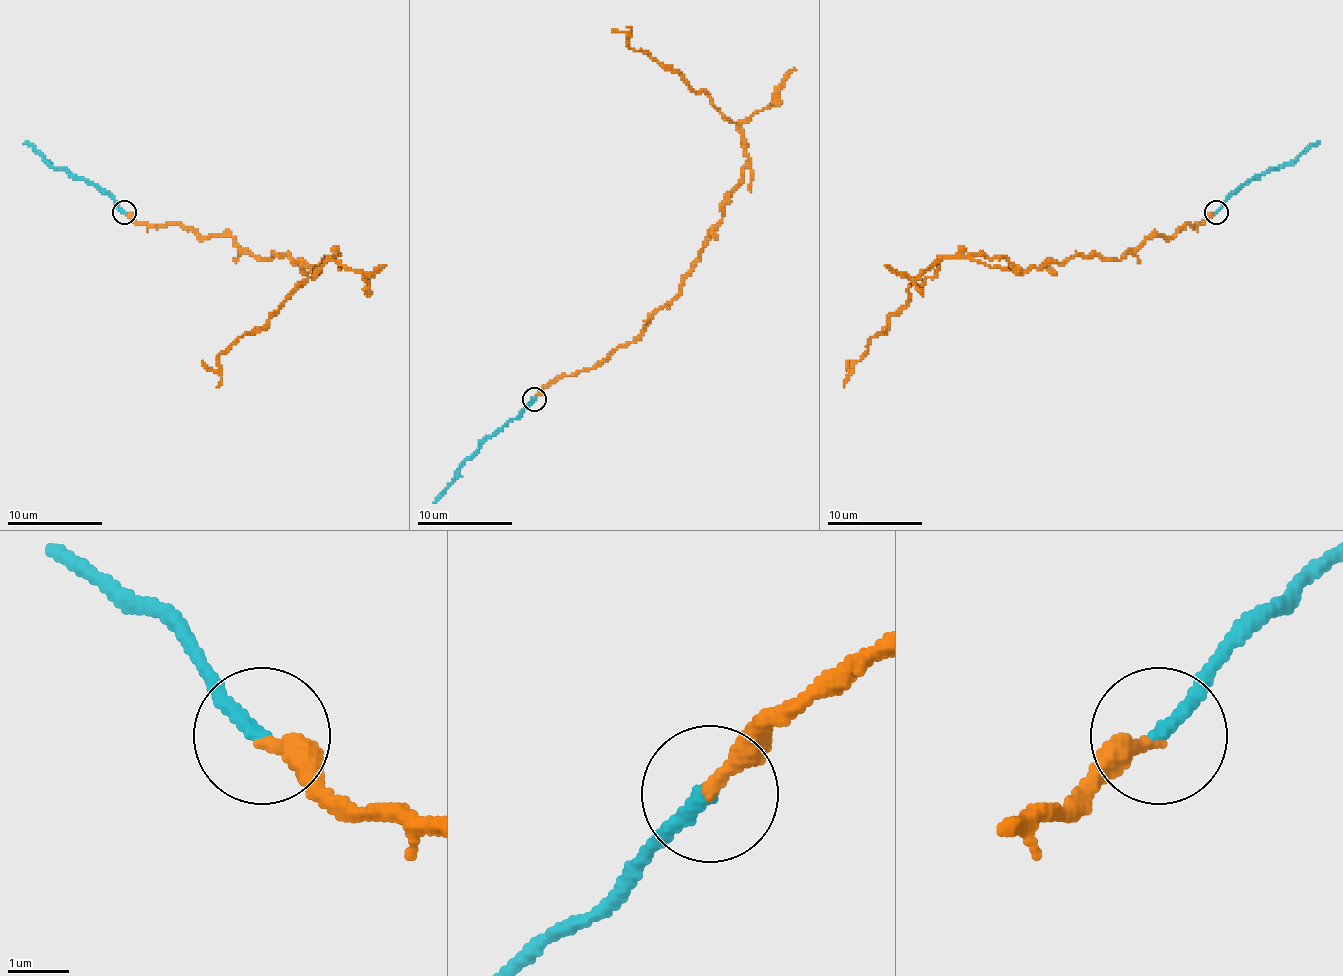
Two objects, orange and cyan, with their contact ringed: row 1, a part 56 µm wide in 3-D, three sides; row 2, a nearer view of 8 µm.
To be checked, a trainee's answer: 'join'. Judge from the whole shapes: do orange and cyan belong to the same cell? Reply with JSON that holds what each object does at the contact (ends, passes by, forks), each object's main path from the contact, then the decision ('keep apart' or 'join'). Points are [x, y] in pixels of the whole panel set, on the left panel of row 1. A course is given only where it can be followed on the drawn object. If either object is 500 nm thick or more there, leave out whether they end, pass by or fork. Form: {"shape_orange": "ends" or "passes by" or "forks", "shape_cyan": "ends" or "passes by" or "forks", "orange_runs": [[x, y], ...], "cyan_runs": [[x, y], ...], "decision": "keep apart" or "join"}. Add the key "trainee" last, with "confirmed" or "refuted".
{"shape_orange": "ends", "shape_cyan": "ends", "orange_runs": [[123, 213], [231, 236], [259, 260], [288, 256], [312, 270], [338, 256], [219, 356], [216, 387]], "cyan_runs": [[123, 213], [104, 191], [56, 170], [23, 143]], "decision": "keep apart", "trainee": "refuted"}

